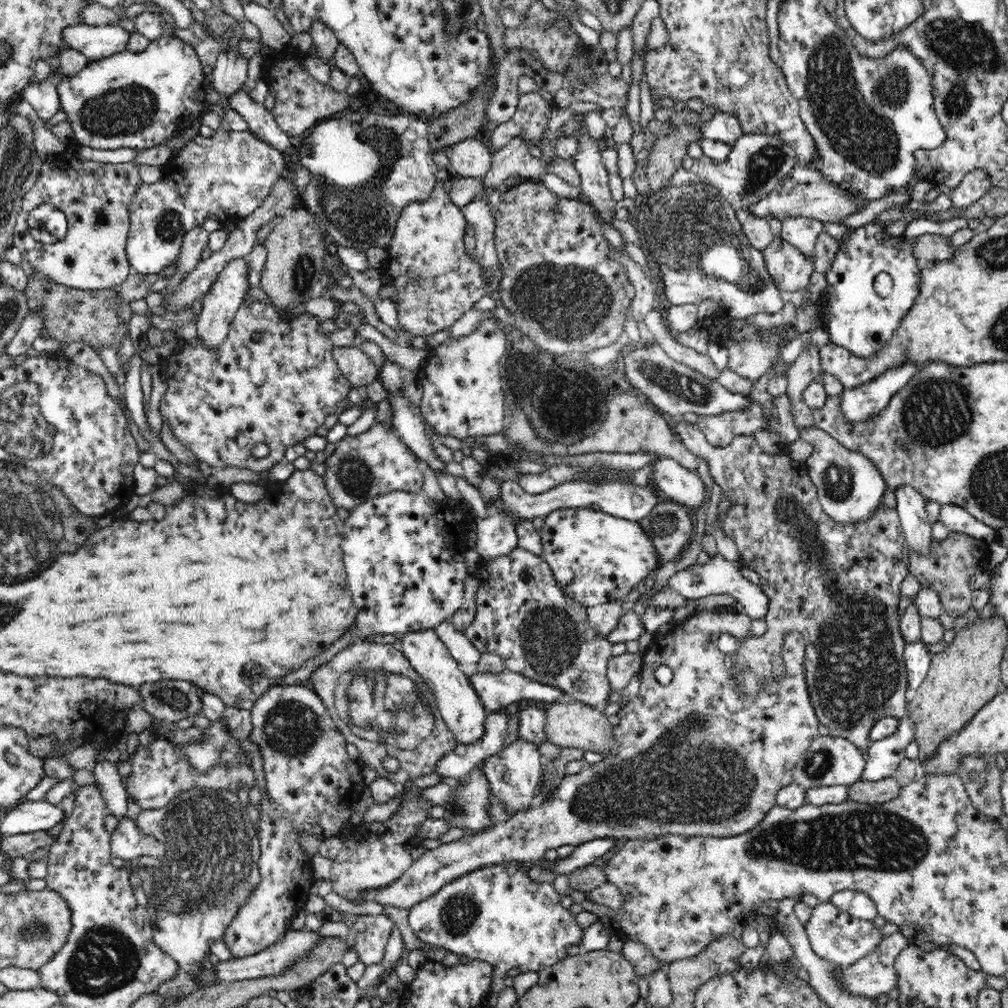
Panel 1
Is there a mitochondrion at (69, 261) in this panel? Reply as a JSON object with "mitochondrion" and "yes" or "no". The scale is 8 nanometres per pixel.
{"mitochondrion":"no"}

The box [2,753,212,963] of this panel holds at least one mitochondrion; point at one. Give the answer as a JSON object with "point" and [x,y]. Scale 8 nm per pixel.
{"point":[35,929]}

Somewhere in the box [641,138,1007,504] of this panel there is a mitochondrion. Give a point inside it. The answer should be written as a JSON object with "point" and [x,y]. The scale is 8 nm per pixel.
{"point":[932,415]}

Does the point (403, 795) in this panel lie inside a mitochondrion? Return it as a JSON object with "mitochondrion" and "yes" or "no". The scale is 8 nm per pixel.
{"mitochondrion":"no"}

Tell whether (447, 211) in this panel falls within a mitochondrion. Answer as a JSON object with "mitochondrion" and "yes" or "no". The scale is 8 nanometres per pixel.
{"mitochondrion":"no"}

